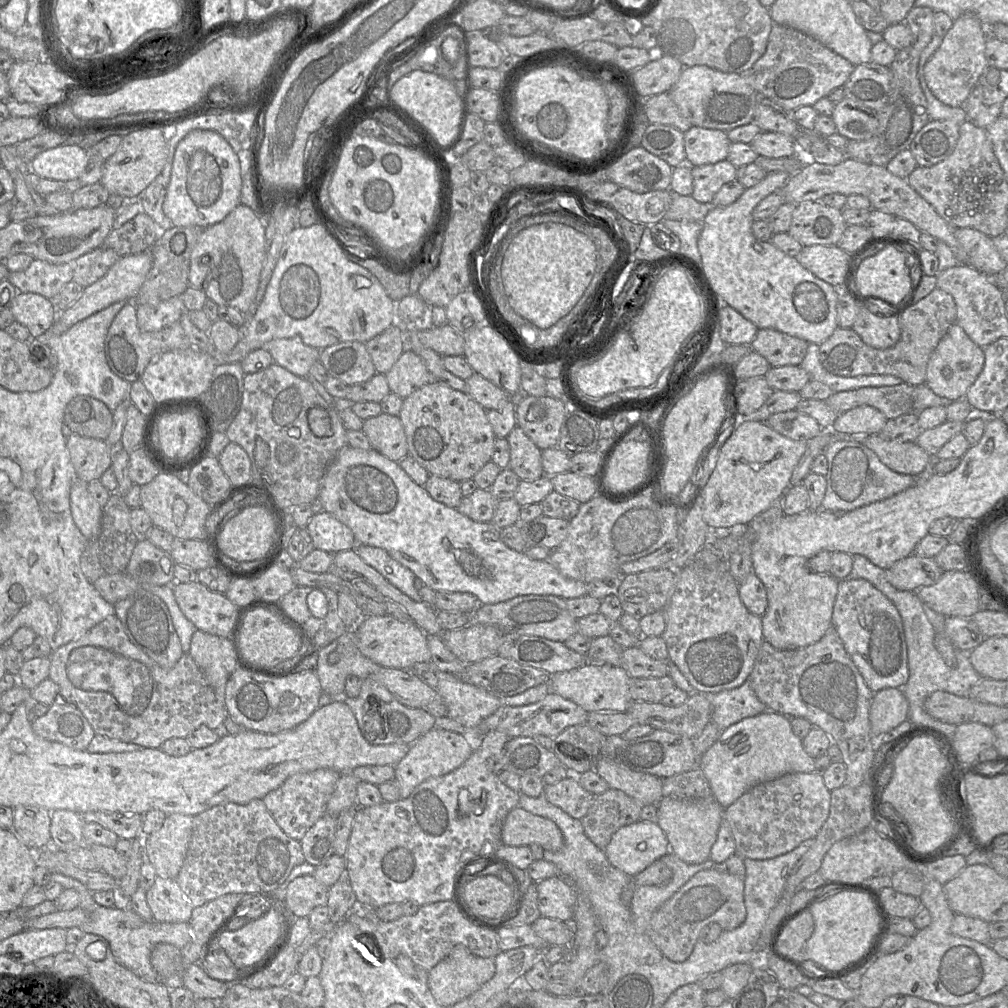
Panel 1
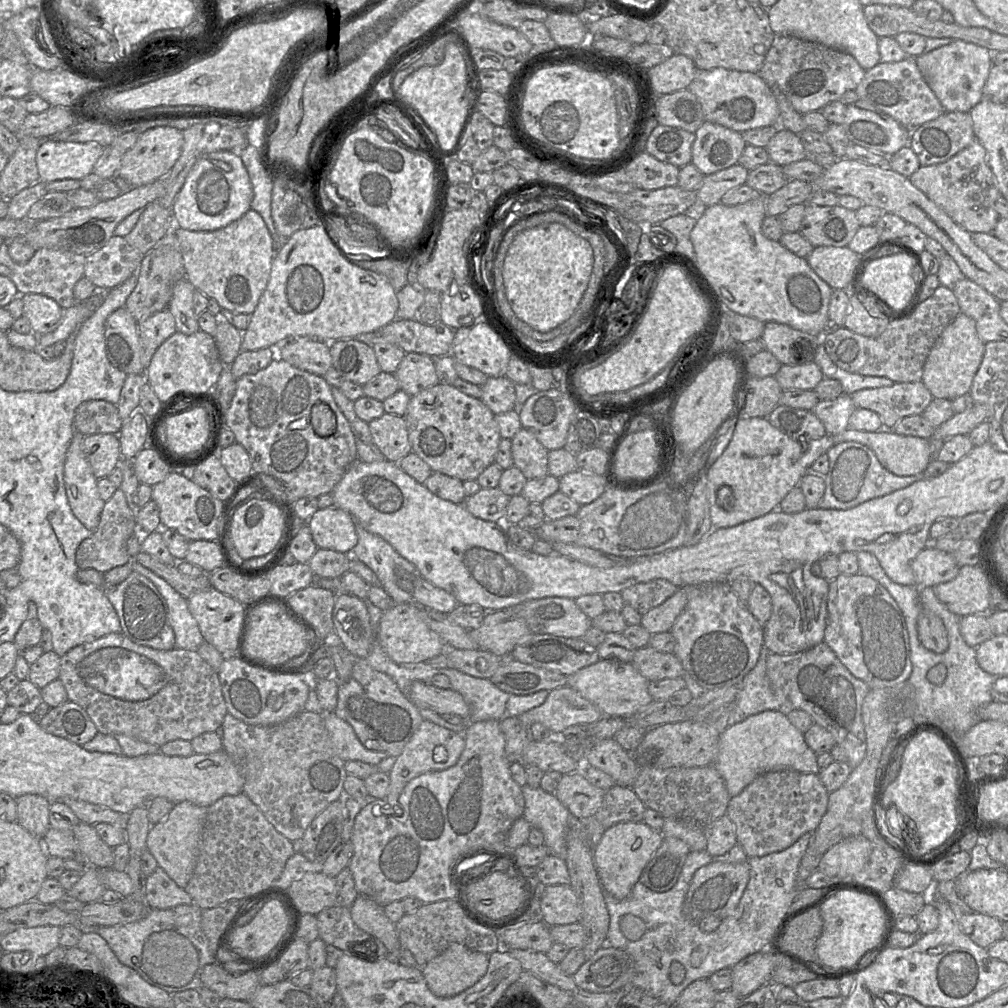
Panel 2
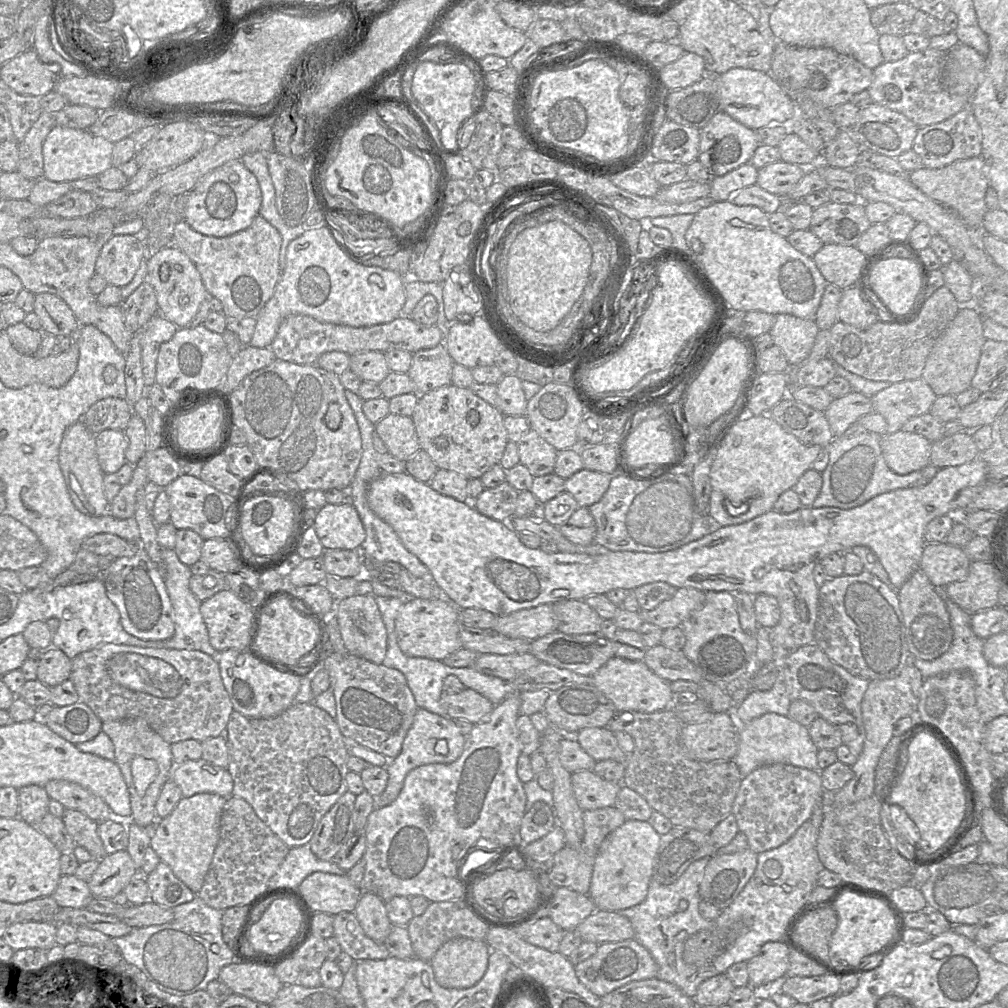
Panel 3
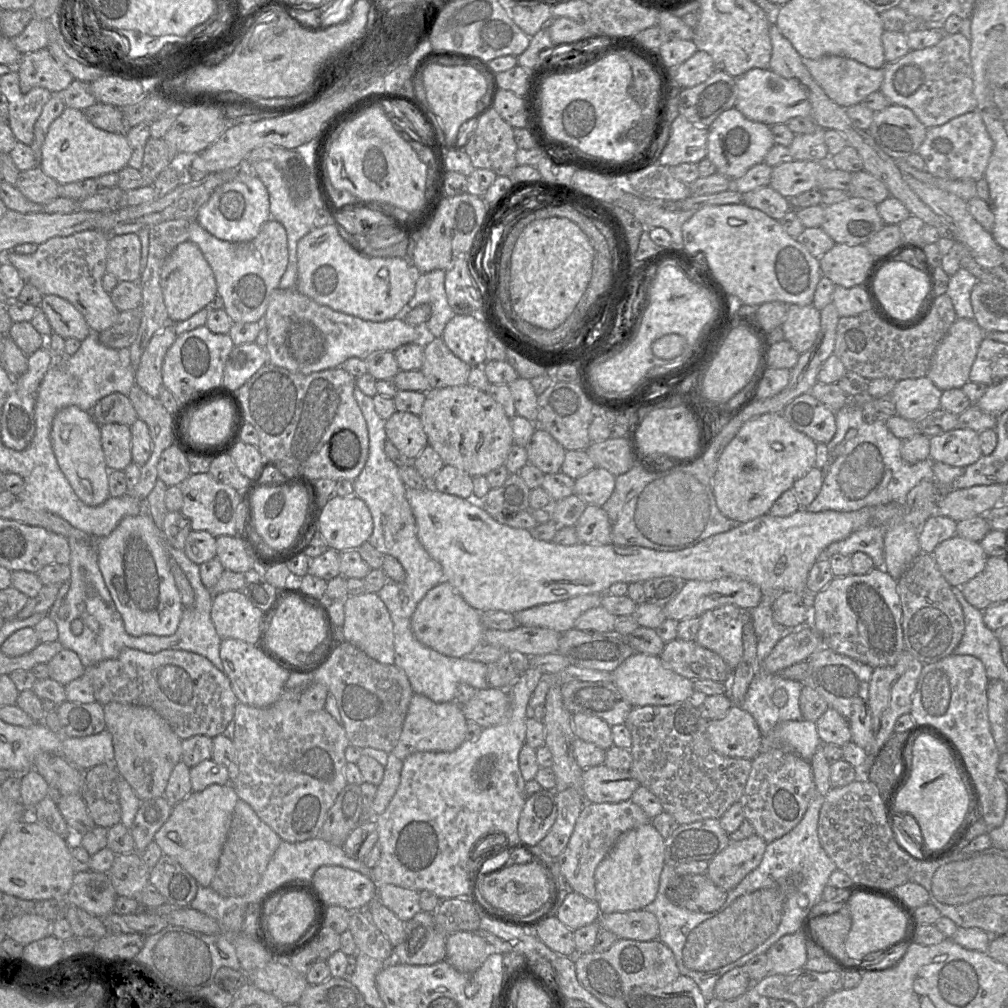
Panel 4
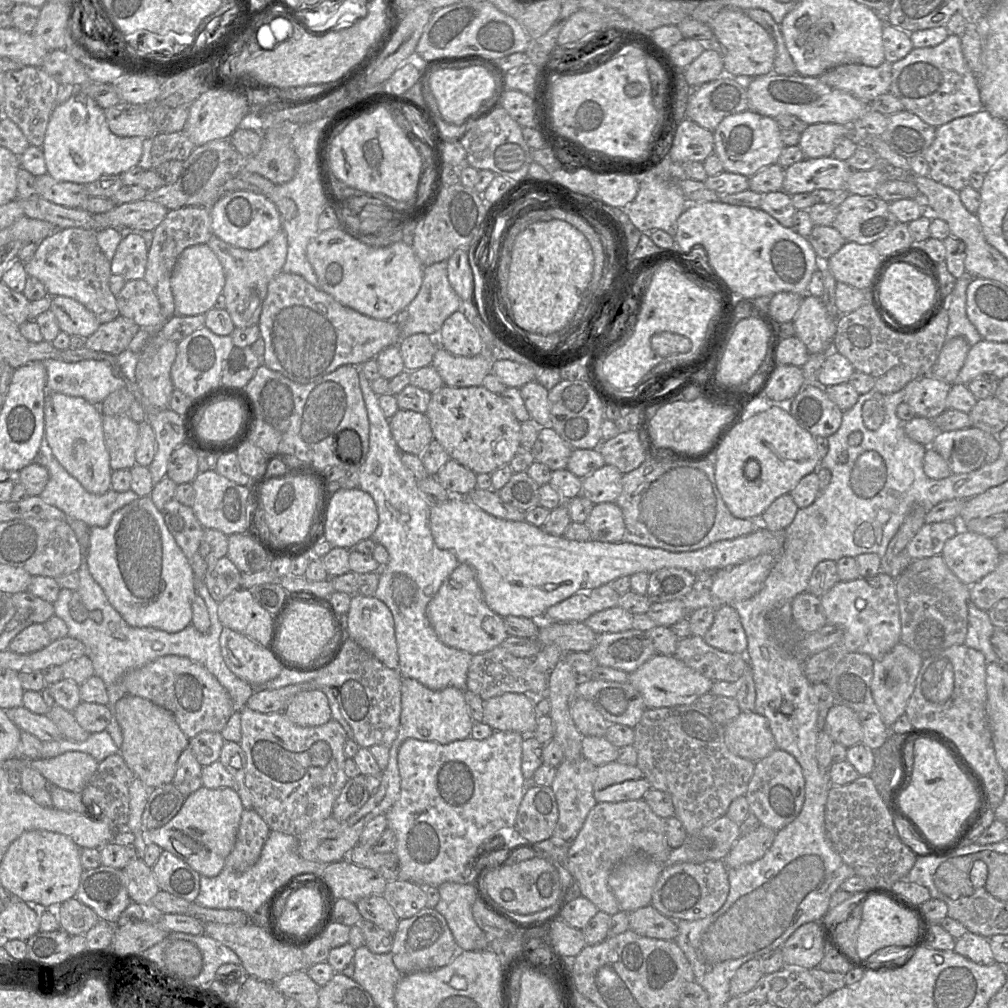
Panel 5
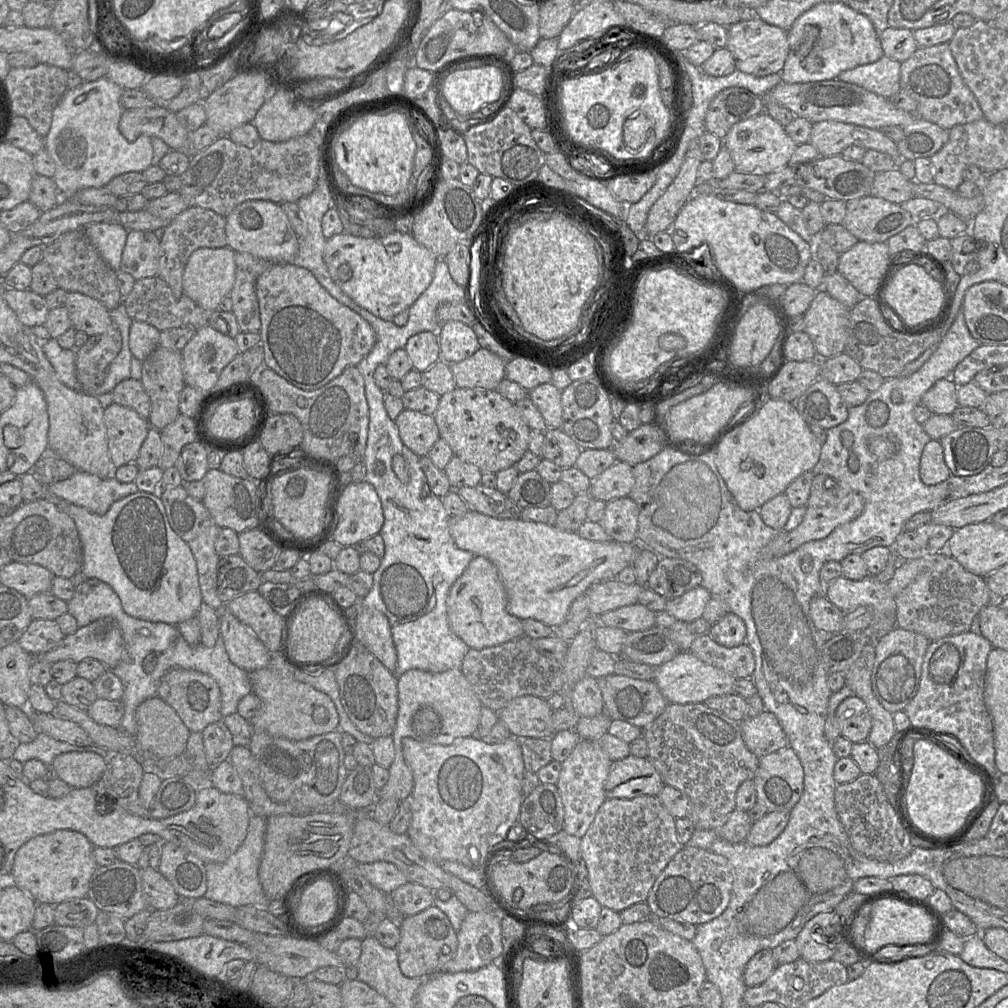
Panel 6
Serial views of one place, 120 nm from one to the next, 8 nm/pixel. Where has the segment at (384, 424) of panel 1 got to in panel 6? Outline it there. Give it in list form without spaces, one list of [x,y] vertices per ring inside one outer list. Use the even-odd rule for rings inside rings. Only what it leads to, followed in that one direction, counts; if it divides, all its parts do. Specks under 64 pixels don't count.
[[[404,409],[396,418],[395,423],[403,443],[420,457],[427,456],[440,438],[433,415]]]

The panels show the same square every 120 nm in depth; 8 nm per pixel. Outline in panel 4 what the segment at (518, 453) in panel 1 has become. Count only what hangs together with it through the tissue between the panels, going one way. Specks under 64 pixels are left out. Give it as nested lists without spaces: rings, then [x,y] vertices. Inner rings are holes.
[[[536,427],[525,449],[528,463],[544,474],[560,472],[566,450],[544,429]]]

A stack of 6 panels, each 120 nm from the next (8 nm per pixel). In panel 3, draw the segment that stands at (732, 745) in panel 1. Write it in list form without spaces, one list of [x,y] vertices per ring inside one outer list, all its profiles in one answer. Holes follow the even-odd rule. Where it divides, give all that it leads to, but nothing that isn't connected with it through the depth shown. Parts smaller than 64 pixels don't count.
[[[766,713],[745,725],[740,725],[738,734],[738,751],[732,759],[739,768],[743,778],[755,769],[772,764],[789,764],[809,770],[819,770],[819,749],[813,743],[808,727],[775,713]]]

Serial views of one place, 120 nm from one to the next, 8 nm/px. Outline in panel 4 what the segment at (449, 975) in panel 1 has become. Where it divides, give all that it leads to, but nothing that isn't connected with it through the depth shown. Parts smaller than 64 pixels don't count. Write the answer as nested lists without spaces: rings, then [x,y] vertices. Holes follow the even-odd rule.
[[[459,931],[445,941],[445,959],[461,973],[473,973],[491,952],[485,939],[476,932]]]

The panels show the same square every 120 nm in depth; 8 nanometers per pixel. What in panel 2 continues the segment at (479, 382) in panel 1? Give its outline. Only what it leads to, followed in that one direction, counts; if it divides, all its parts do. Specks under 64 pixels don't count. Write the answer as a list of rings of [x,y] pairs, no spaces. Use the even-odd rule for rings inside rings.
[[[506,376],[488,377],[481,389],[481,400],[495,415],[517,409],[515,384]]]

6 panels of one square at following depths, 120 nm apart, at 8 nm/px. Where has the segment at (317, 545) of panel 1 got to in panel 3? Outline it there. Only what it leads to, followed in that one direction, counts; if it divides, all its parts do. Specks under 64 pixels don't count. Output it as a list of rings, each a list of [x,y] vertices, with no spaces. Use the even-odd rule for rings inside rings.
[[[350,501],[326,504],[316,513],[313,527],[324,549],[359,549],[366,531]]]

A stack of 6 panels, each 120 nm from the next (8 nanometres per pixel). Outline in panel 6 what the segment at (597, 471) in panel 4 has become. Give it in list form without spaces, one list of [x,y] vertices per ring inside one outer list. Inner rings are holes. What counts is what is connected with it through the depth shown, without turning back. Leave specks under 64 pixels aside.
[[[616,461],[592,480],[589,493],[593,499],[609,502],[613,499],[628,497],[634,484],[633,466]]]

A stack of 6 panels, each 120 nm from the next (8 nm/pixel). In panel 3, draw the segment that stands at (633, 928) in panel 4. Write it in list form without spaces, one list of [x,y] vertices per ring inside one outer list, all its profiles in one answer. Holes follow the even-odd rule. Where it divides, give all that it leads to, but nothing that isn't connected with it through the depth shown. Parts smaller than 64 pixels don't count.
[[[596,910],[572,931],[583,941],[598,945],[634,938],[634,930],[627,917],[605,910]]]

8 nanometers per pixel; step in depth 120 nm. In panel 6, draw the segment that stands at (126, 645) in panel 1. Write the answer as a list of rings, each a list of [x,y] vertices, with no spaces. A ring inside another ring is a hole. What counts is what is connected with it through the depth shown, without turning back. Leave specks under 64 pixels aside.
[[[172,668],[163,677],[157,696],[177,712],[190,732],[201,732],[207,725],[220,721],[221,692],[211,676],[183,668]]]

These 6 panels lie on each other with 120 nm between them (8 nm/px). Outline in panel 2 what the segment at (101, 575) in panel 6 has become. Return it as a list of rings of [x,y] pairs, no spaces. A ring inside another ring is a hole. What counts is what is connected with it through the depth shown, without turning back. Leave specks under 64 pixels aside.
[[[132,572],[123,582],[112,588],[105,588],[105,590],[118,615],[121,633],[134,643],[153,649],[171,650],[175,648],[175,635],[170,625],[166,600],[147,577]]]

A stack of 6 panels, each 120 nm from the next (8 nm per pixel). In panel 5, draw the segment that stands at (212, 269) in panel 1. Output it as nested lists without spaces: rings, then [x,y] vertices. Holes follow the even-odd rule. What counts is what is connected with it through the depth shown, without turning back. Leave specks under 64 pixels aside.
[[[283,229],[262,247],[249,250],[232,246],[216,235],[213,235],[207,245],[218,257],[225,275],[225,285],[222,295],[225,297],[226,308],[236,328],[248,328],[258,325],[263,302],[267,295],[269,282],[278,275],[287,257],[287,235]]]

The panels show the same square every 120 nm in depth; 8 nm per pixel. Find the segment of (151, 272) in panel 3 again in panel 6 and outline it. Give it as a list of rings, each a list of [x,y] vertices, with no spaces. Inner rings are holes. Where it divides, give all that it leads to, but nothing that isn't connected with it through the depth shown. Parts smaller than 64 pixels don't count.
[[[230,247],[199,248],[195,250],[186,264],[182,277],[183,294],[198,306],[207,310],[218,310],[220,302],[230,297],[236,279],[235,251]]]

